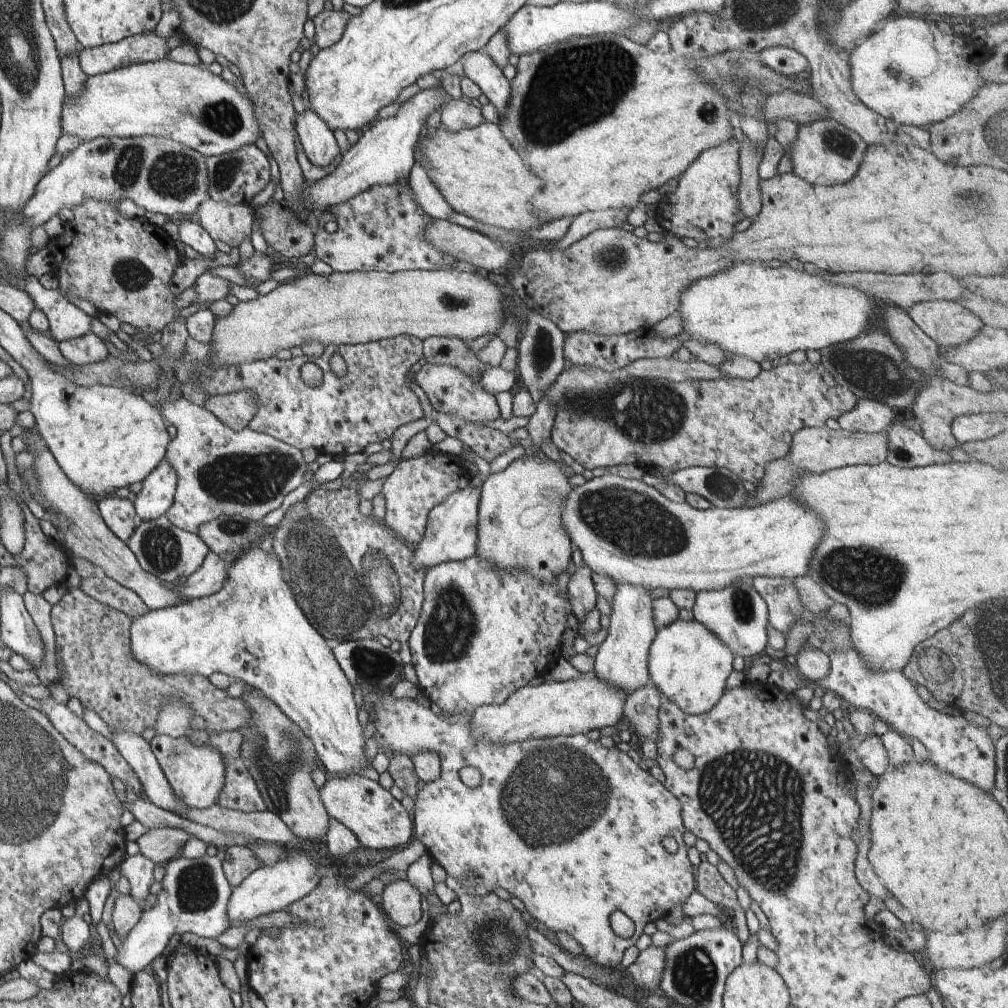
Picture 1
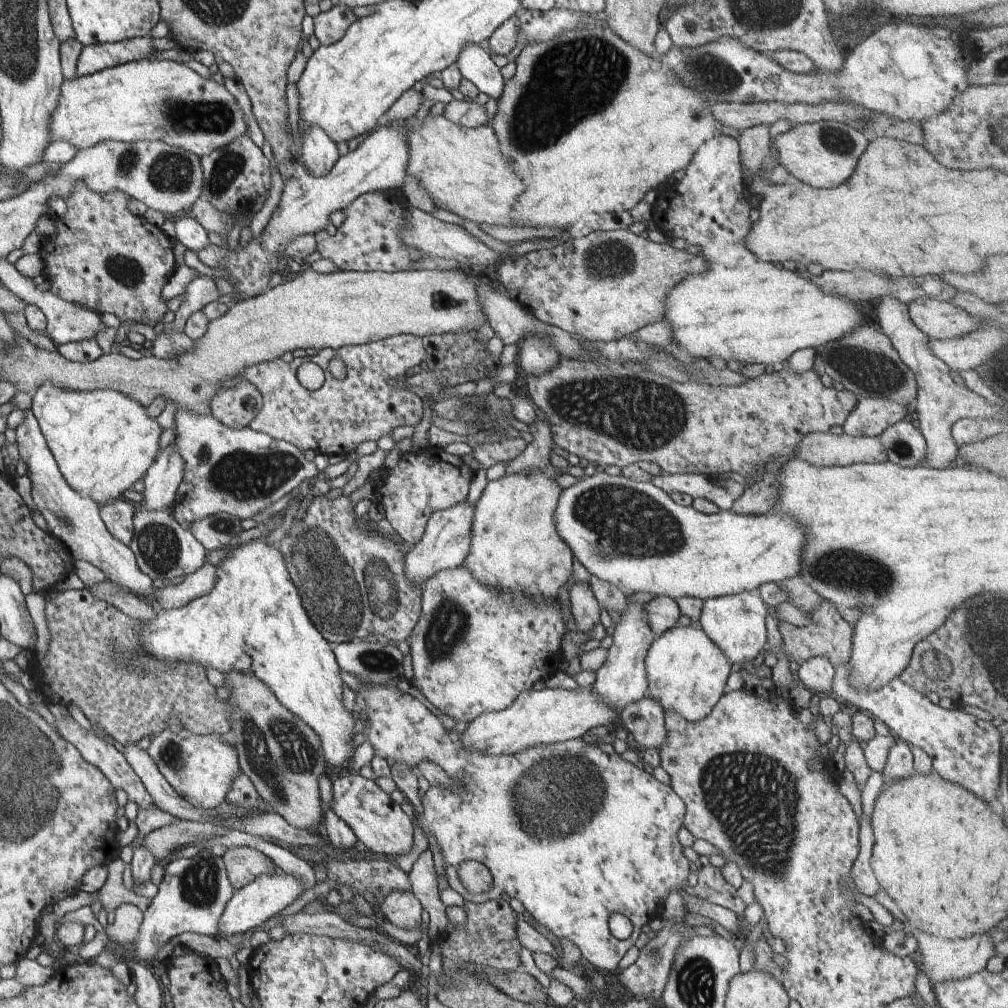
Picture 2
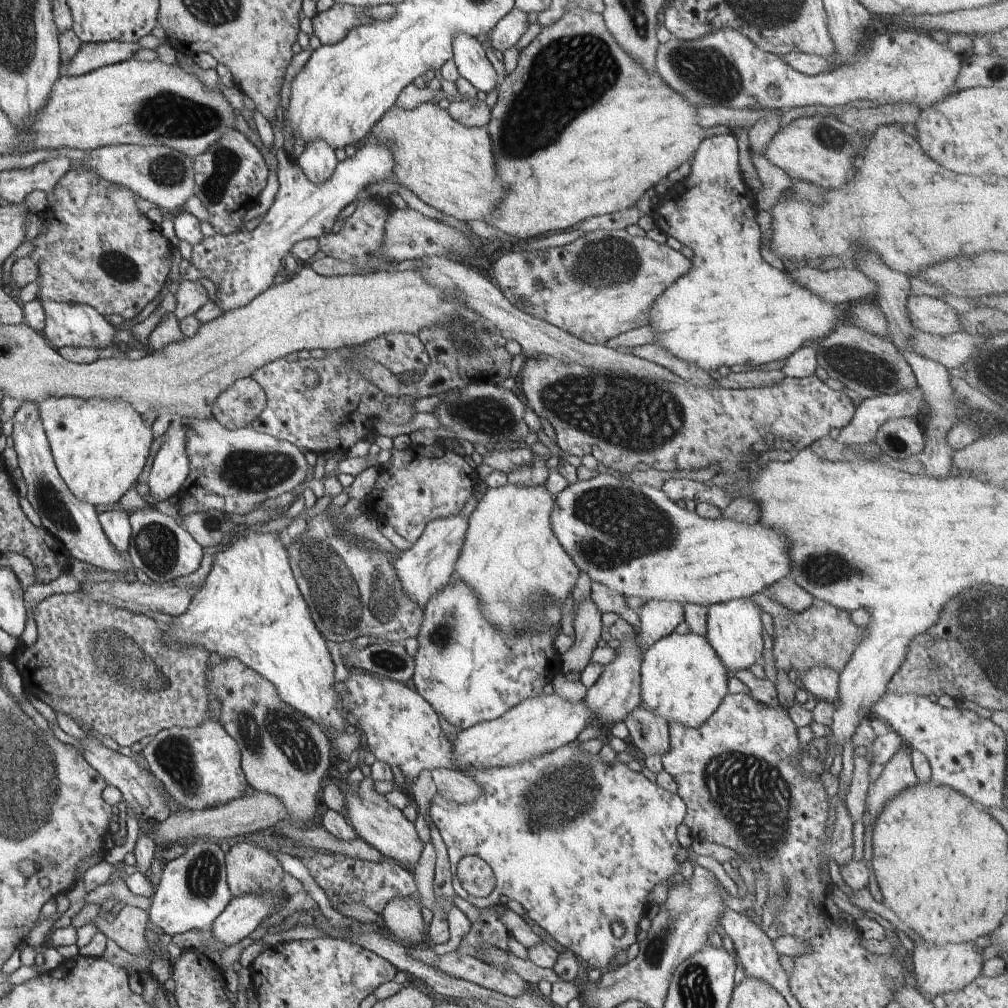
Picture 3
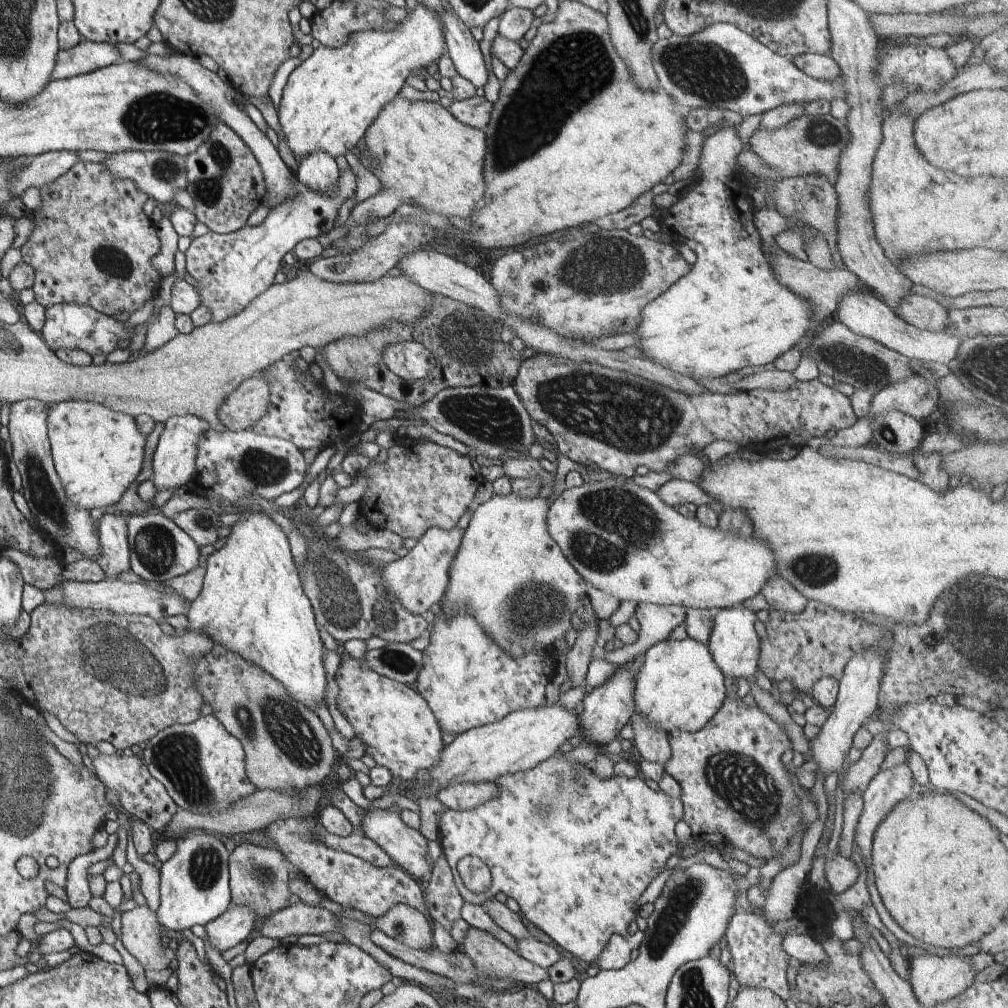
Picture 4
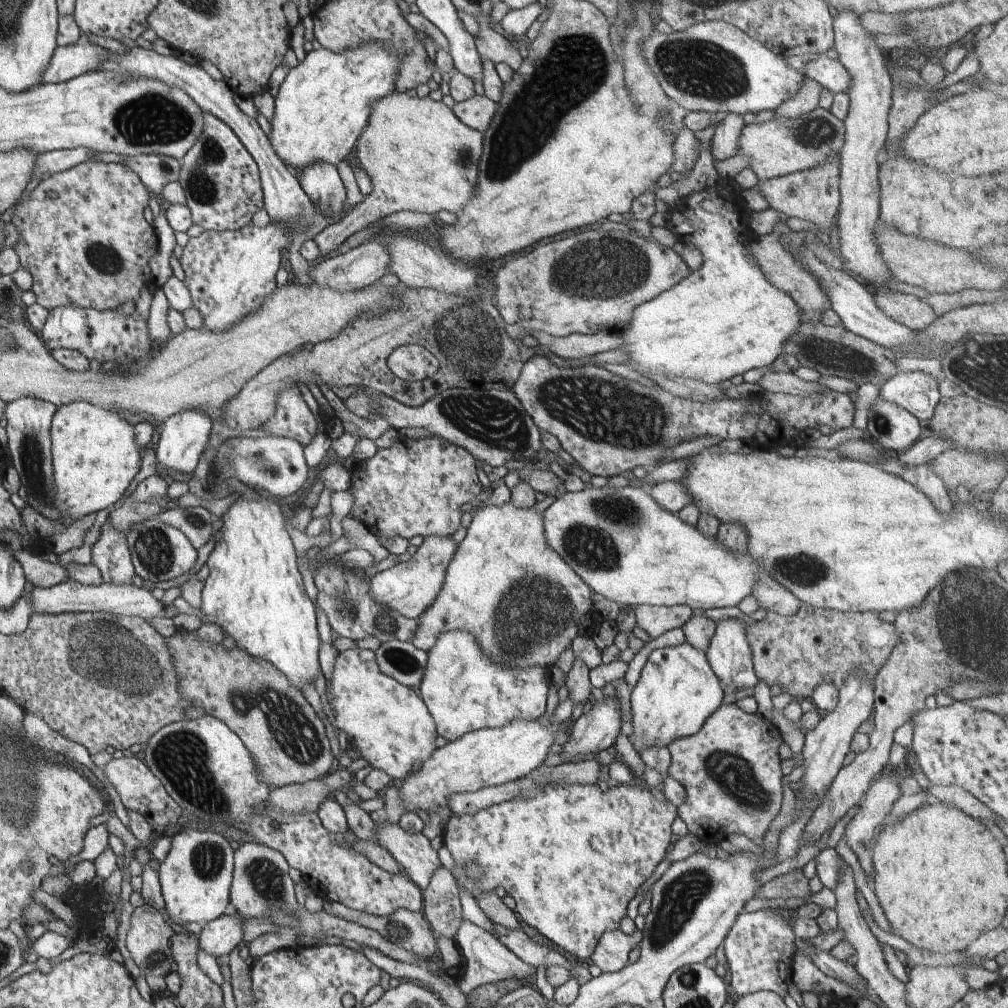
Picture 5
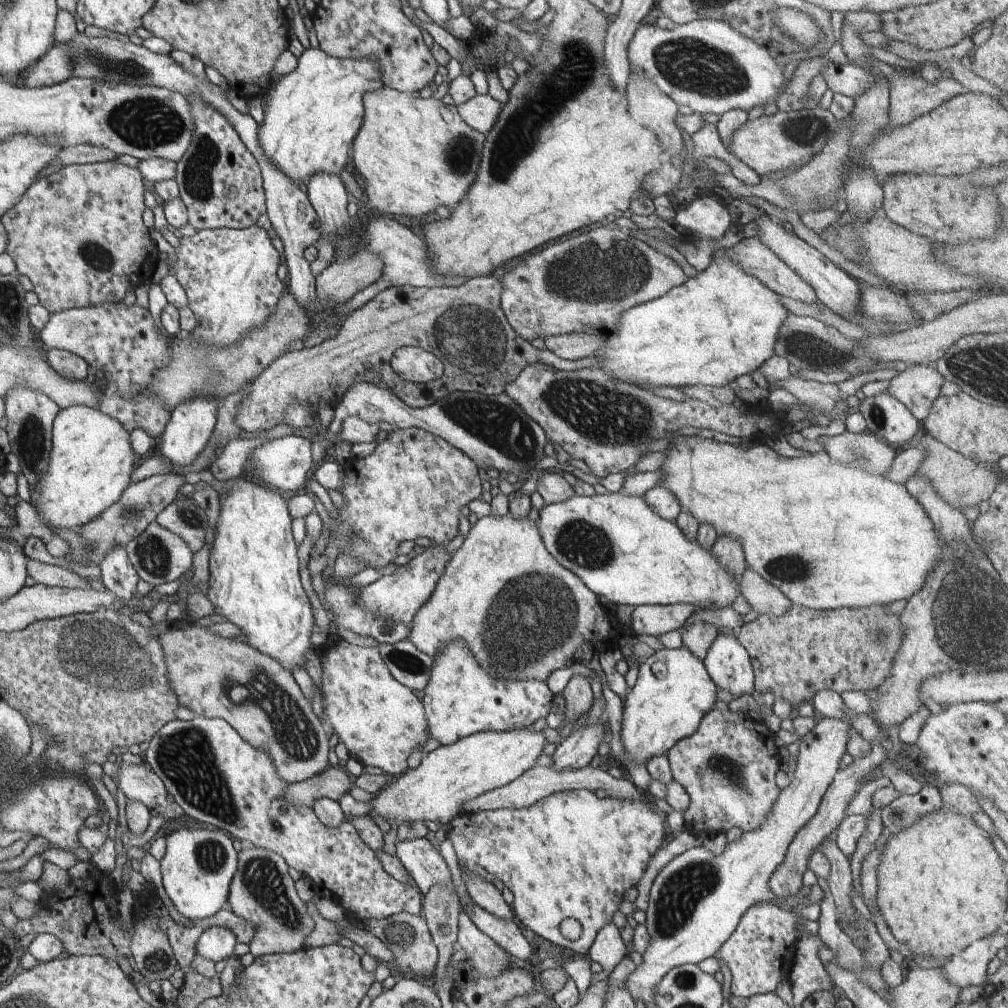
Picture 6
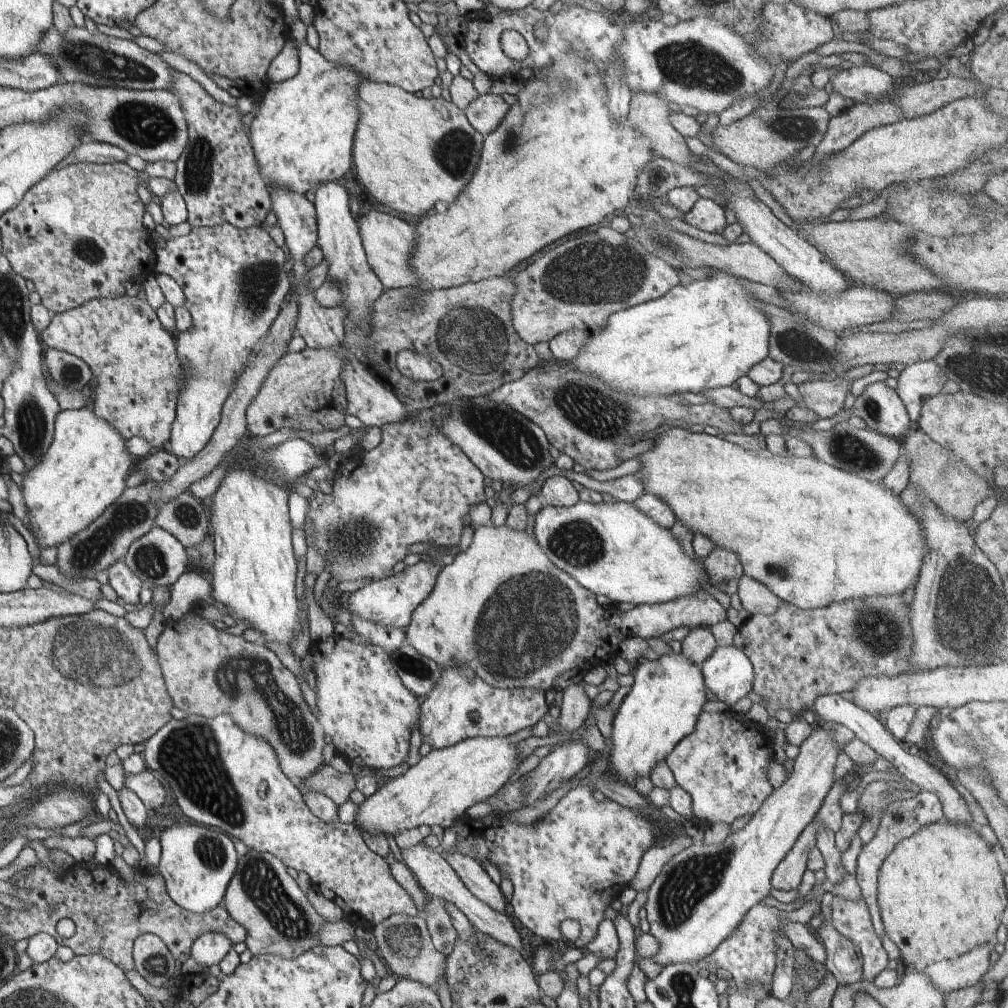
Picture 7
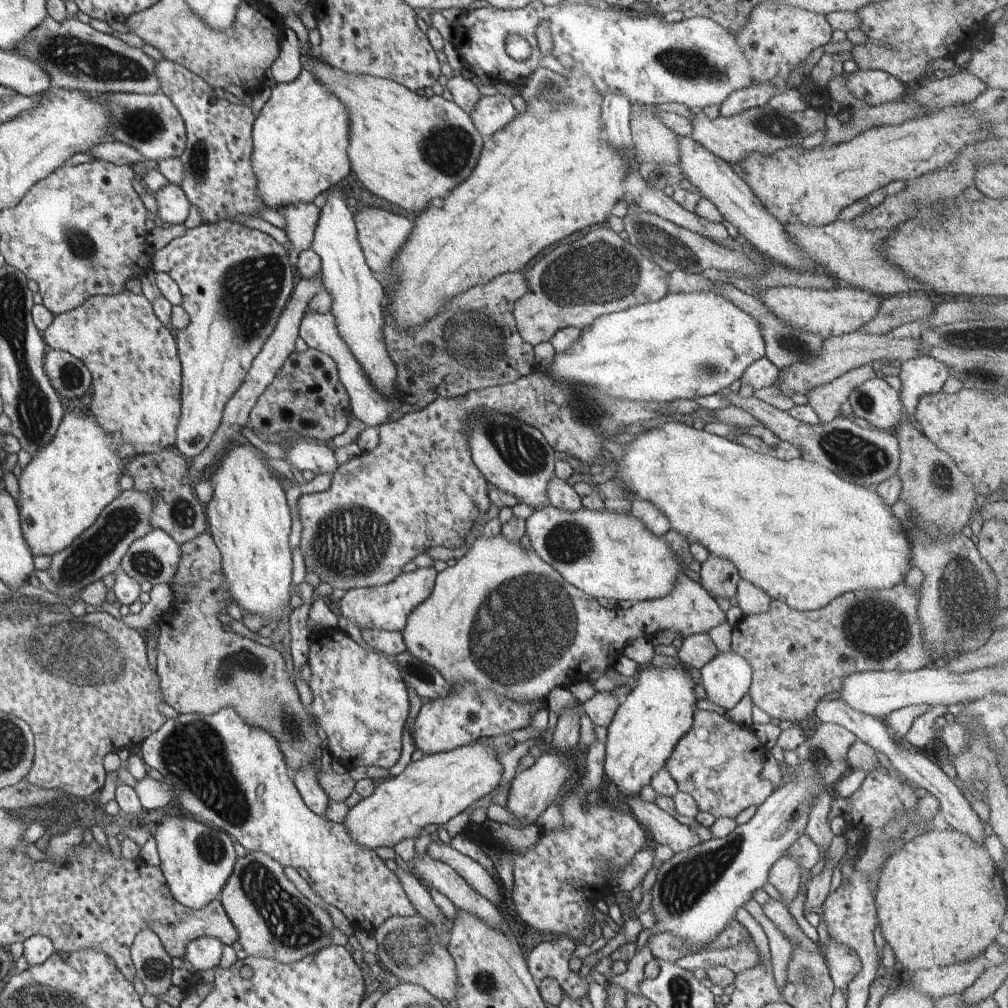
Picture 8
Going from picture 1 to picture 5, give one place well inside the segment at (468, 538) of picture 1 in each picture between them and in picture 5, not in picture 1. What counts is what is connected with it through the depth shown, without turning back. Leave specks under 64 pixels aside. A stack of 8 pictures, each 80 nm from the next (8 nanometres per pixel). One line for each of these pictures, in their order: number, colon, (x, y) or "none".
2: (445, 543)
3: (424, 571)
4: (419, 580)
5: (410, 587)

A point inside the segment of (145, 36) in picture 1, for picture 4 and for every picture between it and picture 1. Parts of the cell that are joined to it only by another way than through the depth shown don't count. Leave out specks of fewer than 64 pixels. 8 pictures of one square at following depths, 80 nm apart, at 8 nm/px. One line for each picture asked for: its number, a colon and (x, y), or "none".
2: (93, 58)
3: (90, 56)
4: (88, 56)

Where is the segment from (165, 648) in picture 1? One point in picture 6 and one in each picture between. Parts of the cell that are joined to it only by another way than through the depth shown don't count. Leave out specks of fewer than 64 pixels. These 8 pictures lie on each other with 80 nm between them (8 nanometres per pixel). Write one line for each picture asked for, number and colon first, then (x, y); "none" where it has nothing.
2: (252, 621)
3: (250, 607)
4: (252, 602)
5: (252, 589)
6: (255, 581)

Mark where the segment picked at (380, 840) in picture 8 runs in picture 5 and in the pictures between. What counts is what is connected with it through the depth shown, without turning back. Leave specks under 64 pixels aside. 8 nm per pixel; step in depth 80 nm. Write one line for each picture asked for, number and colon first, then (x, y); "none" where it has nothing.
5: (491, 756)
6: (450, 776)
7: (438, 789)

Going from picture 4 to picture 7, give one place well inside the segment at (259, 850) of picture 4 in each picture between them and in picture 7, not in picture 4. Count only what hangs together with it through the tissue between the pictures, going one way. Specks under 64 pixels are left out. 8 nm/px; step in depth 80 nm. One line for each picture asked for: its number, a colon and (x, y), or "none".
5: (261, 887)
6: (262, 892)
7: (279, 920)

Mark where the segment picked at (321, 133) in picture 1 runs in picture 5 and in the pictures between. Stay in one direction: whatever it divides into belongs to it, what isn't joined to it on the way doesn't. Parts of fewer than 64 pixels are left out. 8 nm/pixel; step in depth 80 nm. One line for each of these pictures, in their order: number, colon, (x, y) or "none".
2: (319, 153)
3: (318, 161)
4: (318, 171)
5: (321, 182)

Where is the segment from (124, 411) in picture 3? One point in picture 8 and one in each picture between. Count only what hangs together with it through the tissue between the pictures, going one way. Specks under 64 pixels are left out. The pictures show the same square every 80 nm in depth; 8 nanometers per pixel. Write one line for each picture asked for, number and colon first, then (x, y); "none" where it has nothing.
4: (97, 450)
5: (95, 455)
6: (91, 463)
7: (83, 472)
8: (64, 488)

